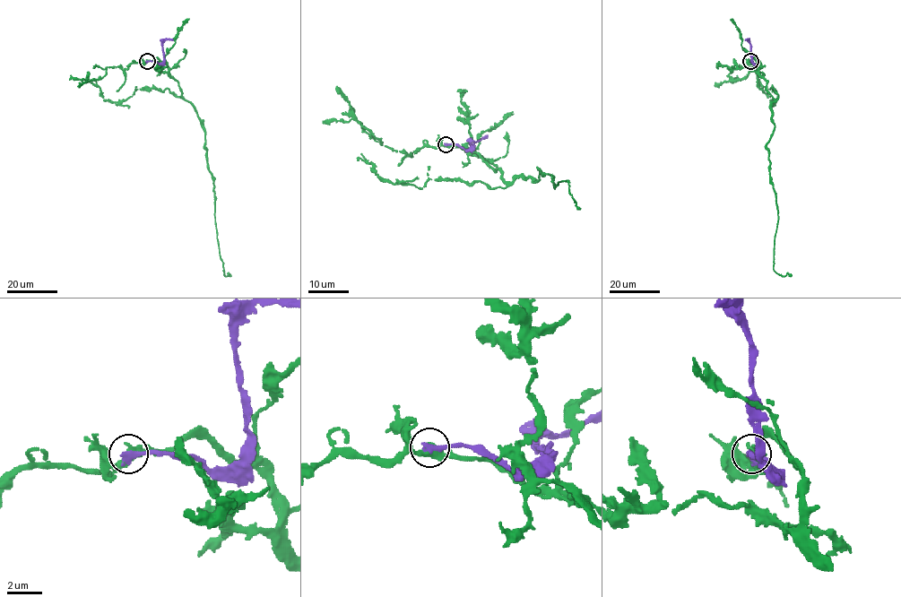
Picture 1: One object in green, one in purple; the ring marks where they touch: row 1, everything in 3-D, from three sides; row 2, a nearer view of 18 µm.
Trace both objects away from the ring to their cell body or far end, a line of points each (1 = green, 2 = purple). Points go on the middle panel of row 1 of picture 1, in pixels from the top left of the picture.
1: (446, 144), (480, 156), (507, 182), (534, 182), (538, 169), (550, 174), (554, 188), (567, 180), (581, 208)
2: (446, 144), (458, 144), (465, 149), (473, 146), (471, 142), (488, 134)

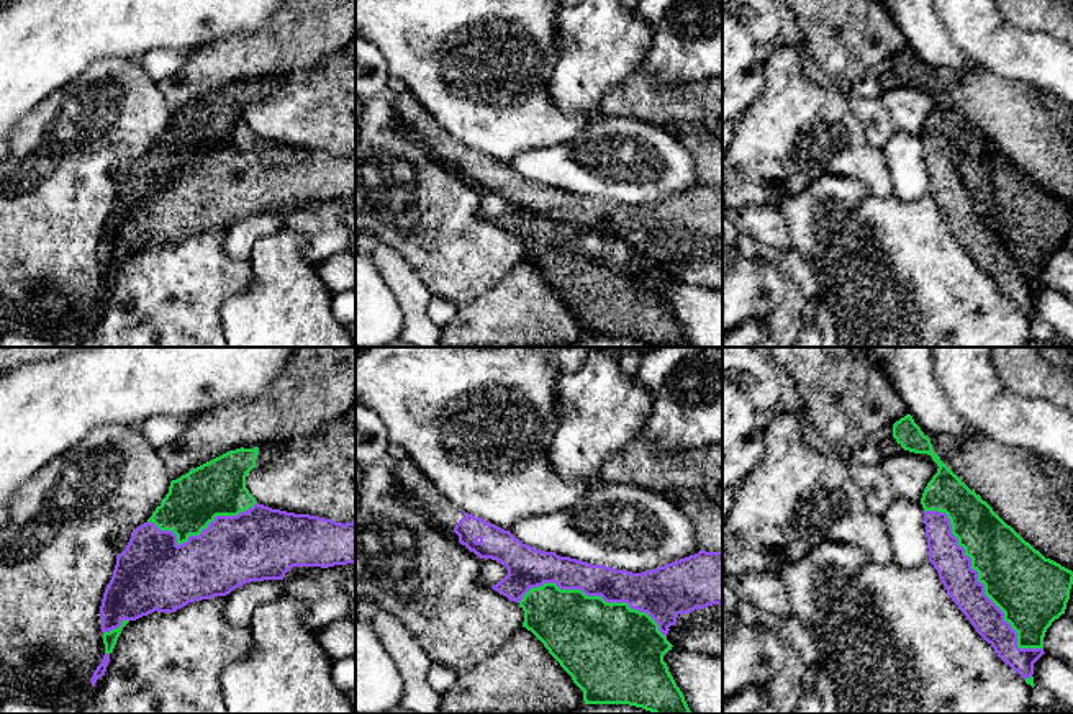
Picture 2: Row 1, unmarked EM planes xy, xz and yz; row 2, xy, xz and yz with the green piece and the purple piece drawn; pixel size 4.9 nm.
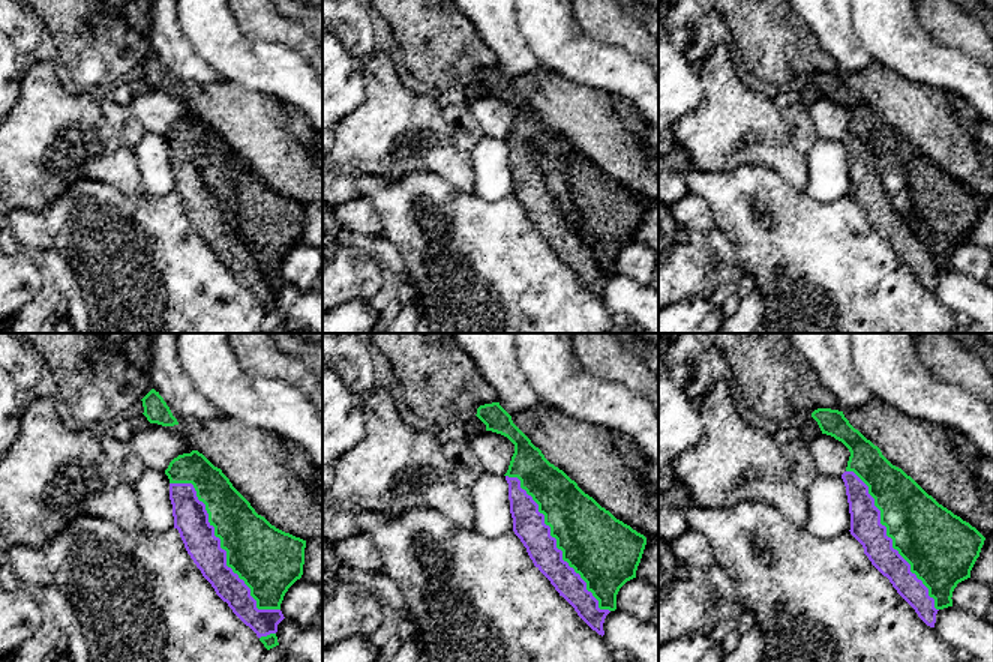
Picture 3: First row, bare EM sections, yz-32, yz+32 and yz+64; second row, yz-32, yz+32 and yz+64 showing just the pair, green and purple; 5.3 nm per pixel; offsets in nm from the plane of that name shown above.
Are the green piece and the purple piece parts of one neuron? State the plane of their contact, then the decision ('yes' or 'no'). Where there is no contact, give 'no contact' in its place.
yz | no

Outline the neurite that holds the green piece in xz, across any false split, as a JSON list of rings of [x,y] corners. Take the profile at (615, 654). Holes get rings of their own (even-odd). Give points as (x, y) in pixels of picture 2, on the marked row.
[[[555,583],[531,588],[519,606],[523,627],[531,630],[583,691],[585,704],[629,704],[654,714],[693,714],[668,671],[663,655],[672,644],[647,614],[627,603],[606,603],[582,590],[560,590]]]

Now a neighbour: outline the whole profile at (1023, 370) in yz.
[[[991,347],[1003,383],[1027,398],[1042,398],[1073,416],[1073,380],[1045,362],[1035,347]]]

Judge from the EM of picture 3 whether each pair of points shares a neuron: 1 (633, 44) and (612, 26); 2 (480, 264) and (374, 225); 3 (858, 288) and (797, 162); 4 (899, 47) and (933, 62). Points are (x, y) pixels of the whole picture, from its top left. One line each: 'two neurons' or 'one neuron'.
1: one neuron
2: two neurons
3: two neurons
4: one neuron

